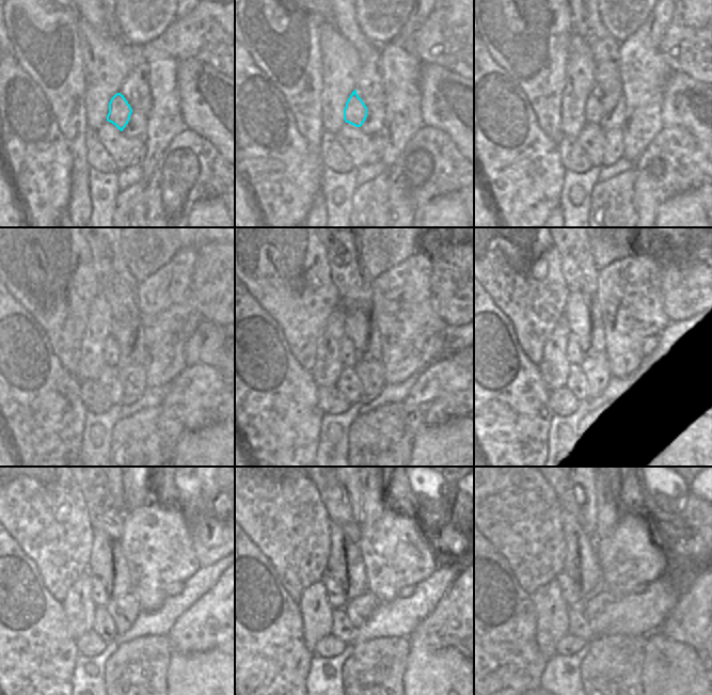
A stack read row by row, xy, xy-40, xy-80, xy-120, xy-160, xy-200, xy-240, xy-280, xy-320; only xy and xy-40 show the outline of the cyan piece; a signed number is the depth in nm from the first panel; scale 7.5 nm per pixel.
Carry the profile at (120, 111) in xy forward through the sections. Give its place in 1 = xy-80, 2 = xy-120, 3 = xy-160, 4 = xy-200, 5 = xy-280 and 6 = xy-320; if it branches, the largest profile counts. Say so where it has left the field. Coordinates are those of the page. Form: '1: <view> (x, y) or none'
1: xy-80 (594, 110)
2: xy-120 (110, 349)
3: xy-160 (348, 354)
4: xy-200 (575, 356)
5: xy-280 (335, 595)
6: xy-320 (571, 594)

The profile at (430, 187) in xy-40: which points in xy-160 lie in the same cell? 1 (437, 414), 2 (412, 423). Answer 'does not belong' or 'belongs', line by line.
1: belongs
2: belongs

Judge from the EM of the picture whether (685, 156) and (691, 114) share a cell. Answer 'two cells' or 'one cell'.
two cells

